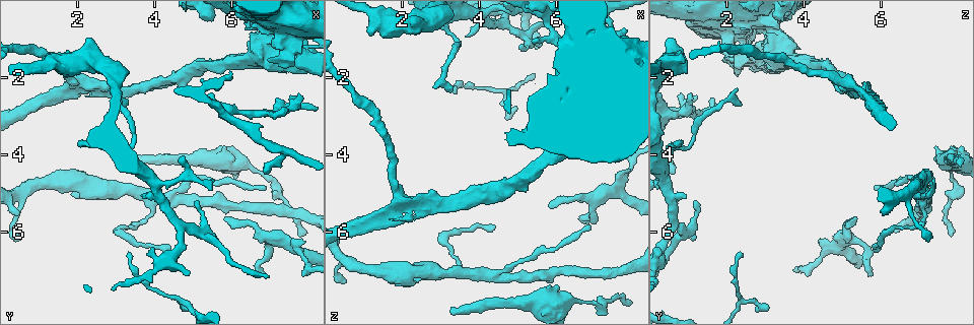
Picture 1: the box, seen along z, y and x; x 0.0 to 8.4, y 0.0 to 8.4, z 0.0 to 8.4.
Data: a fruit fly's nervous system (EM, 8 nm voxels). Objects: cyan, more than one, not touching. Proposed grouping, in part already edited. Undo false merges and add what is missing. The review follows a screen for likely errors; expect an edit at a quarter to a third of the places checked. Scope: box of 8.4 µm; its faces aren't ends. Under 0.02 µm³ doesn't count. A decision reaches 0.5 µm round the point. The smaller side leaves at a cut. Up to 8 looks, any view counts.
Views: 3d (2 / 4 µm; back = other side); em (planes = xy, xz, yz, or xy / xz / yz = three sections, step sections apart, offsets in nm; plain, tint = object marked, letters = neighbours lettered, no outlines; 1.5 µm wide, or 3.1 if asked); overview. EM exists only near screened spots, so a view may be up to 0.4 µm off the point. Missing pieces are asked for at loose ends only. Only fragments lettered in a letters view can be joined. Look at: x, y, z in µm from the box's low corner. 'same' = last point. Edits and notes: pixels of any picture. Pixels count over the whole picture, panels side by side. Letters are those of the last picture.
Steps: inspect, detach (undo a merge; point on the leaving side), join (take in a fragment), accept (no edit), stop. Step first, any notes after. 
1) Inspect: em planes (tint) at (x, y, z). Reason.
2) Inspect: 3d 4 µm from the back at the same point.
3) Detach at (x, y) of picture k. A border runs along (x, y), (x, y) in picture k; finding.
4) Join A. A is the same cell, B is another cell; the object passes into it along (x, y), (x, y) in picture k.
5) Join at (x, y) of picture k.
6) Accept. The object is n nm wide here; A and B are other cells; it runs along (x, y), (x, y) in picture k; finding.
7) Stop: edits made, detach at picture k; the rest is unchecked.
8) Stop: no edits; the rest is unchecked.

Inspect: 3d 4 µm at (5.30, 2.55, 1.10). Tapers out.

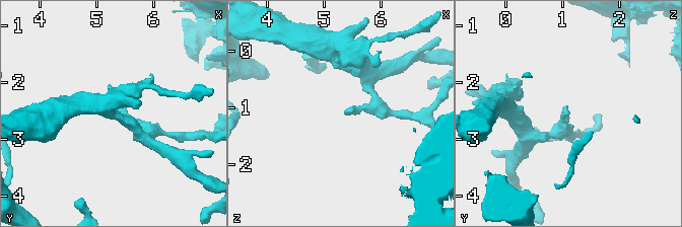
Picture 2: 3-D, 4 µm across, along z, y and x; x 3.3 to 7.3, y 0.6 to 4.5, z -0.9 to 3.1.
Inspect: em planes (tint) at (5.35, 2.55, 1.05).

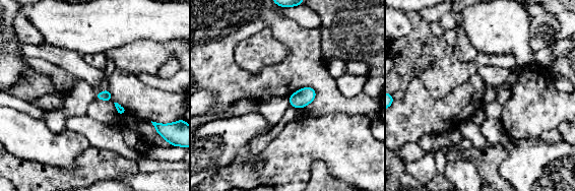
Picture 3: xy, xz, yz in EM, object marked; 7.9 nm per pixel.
Inspect: em planes (letters) at the same point. See the neighbours.

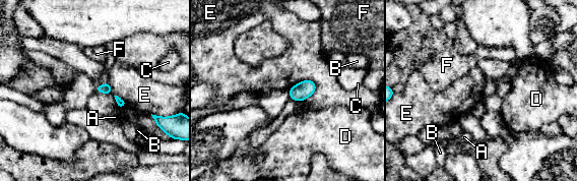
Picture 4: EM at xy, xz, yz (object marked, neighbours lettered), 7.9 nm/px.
Accept. A, B, C, D, E and F are other cells; no lettered fragment goes on from it.

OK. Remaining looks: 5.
Inspect: 3d 2 µm at (6.90, 4.50, 0.65). Branch stops here.

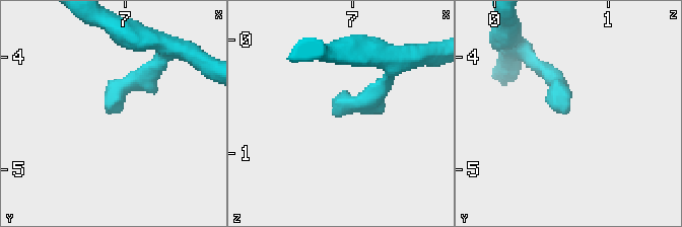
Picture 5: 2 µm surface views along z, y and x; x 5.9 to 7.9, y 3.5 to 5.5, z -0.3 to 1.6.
Inspect: em xz step 4 (letters) at (6.88, 4.48, 0.64).

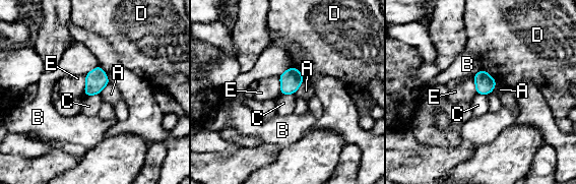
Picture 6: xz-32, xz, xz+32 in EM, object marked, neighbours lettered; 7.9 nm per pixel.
Inspect: em planes (letters) at the same point.

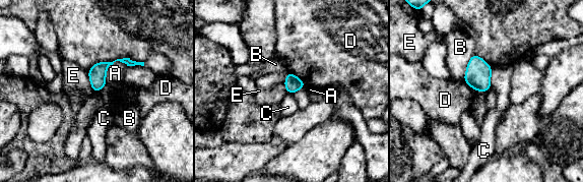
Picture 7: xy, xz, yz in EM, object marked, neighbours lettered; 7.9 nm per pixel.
Accept. The object is 120 nm wide here; A, B, C, D and E are other cells; none of them fits.

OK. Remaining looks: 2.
Inspect: 3d 2 µm from the back at (2.80, 4.90, 6.95). Two arms in line, one across.

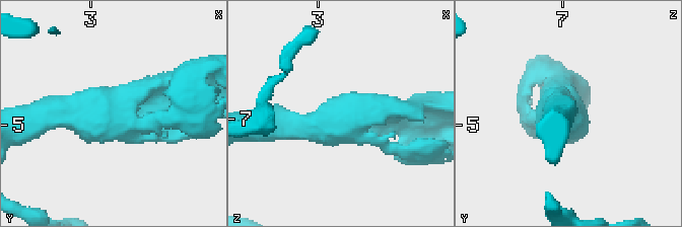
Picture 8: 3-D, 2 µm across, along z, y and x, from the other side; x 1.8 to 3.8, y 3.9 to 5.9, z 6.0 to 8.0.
Inspect: em yz step 4 (letters) at (2.78, 4.92, 7.00).

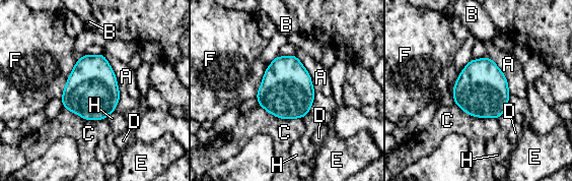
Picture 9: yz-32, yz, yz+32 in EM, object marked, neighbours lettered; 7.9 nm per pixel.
Accept. A, B, C, D, E, F and H are other cells; a border runs along (259, 104), (280, 118), (301, 118) in picture 9; continuous, no second cell.

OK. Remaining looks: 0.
Stop: no edits; the rest is unchecked.

